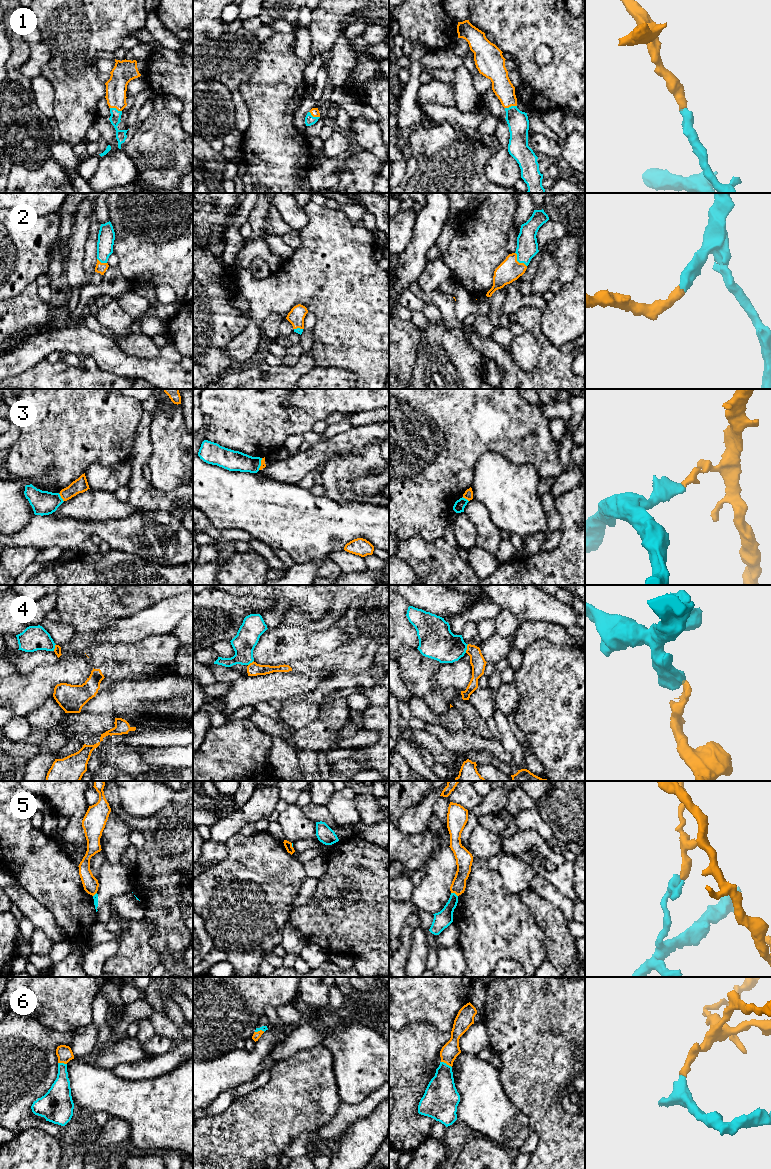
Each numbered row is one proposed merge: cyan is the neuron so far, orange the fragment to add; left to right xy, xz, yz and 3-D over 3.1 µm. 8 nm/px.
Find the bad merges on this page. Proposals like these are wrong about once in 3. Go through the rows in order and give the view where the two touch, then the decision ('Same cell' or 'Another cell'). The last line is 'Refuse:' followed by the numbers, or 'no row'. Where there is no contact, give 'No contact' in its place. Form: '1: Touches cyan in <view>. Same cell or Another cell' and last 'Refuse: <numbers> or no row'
1: Touches cyan in xy. Same cell
2: Touches cyan in yz. Same cell
3: Touches cyan in xy. Another cell
4: Touches cyan in yz. Another cell
5: Touches cyan in yz. Another cell
6: Touches cyan in yz. Same cell
Refuse: 3, 4, 5

